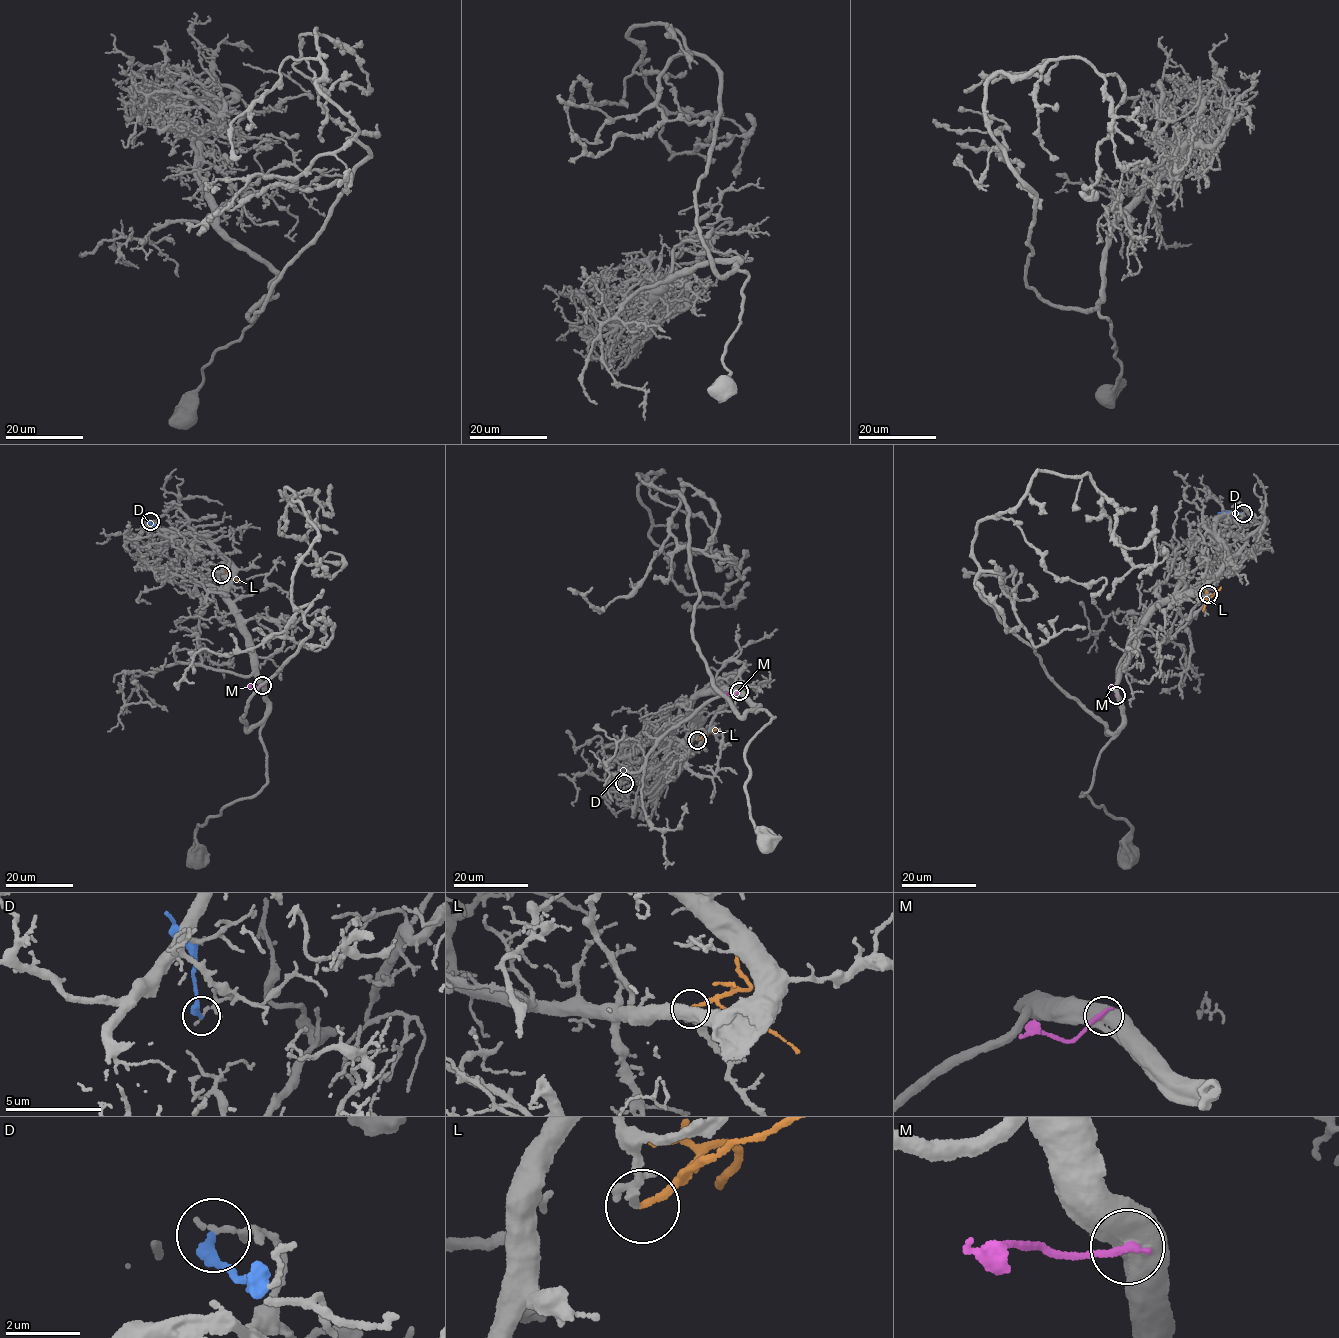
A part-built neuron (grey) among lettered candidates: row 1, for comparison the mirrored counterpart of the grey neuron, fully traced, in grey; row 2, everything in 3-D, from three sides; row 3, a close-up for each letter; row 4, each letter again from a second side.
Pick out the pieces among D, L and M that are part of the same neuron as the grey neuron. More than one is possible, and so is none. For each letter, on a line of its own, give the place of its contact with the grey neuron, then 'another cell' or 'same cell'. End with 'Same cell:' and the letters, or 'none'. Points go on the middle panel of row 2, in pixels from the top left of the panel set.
D: (624, 783) | another cell
L: (697, 740) | same cell
M: (739, 691) | another cell
Same cell: L

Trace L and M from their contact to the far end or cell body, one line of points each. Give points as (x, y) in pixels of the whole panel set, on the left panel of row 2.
L: (220, 574), (231, 570), (226, 560)
M: (262, 685), (247, 685)

